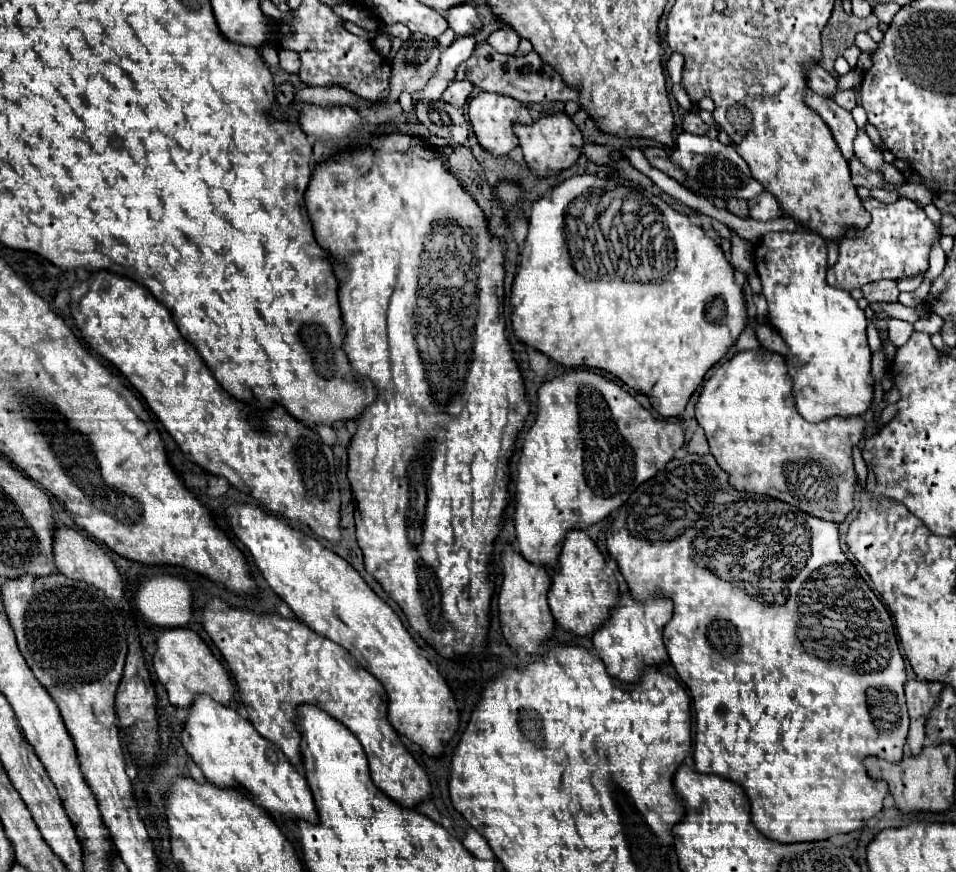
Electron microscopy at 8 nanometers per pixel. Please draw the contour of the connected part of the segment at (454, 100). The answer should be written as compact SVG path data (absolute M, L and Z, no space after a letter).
M452 81L442 95L442 101L462 107L466 103L466 99L470 97L472 89L474 89L474 85L470 81Z

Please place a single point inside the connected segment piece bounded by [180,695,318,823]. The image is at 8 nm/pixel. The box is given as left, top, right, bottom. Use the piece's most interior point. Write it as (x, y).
(227, 748)

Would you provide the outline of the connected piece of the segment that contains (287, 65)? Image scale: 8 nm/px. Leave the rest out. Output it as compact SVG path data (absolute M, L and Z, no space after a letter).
M280 49L280 67L288 73L298 73L300 71L300 55L296 51Z

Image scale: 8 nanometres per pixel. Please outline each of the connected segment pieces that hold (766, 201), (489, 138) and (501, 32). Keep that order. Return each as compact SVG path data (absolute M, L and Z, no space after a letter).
M768 191L764 195L758 195L756 199L752 199L748 203L748 209L750 209L750 217L756 219L756 221L770 221L770 219L776 219L776 217L782 217L780 203Z
M482 91L476 97L472 97L470 105L468 105L468 115L470 115L470 123L472 123L472 129L474 129L480 145L484 149L488 149L494 157L504 157L518 145L518 137L512 131L514 123L532 123L532 117L530 117L528 109L524 107L524 103L516 101L514 97L504 97L500 93Z
M498 29L494 31L490 37L488 37L488 43L500 51L500 53L506 53L506 55L514 55L516 49L518 49L518 33L514 33L512 29Z

